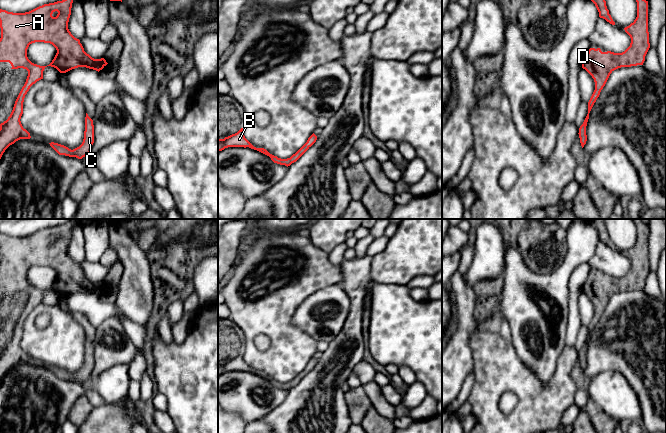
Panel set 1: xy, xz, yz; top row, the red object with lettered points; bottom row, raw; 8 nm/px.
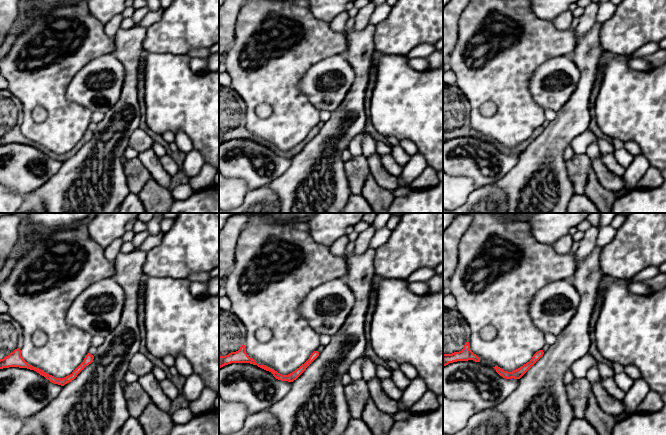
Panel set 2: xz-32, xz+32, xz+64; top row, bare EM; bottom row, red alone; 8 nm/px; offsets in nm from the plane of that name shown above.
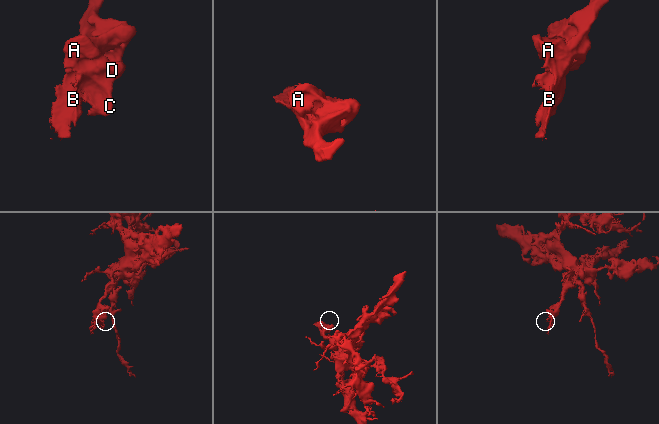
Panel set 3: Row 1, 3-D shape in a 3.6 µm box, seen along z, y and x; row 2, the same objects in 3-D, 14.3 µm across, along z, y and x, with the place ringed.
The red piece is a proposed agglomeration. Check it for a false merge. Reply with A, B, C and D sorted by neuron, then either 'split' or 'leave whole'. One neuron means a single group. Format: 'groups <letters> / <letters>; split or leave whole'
groups A B C D; leave whole

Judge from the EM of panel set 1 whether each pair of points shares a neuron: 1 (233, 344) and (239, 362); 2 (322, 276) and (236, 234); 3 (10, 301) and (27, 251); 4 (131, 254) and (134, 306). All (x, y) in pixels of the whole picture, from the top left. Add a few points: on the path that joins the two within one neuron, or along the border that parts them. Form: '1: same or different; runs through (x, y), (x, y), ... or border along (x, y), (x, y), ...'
1: same; runs through (233, 348), (233, 356), (235, 358)
2: different; border along (247, 229), (241, 239), (235, 259)
3: same; runs through (12, 289), (12, 270), (15, 263)
4: same; runs through (134, 267), (134, 293)

